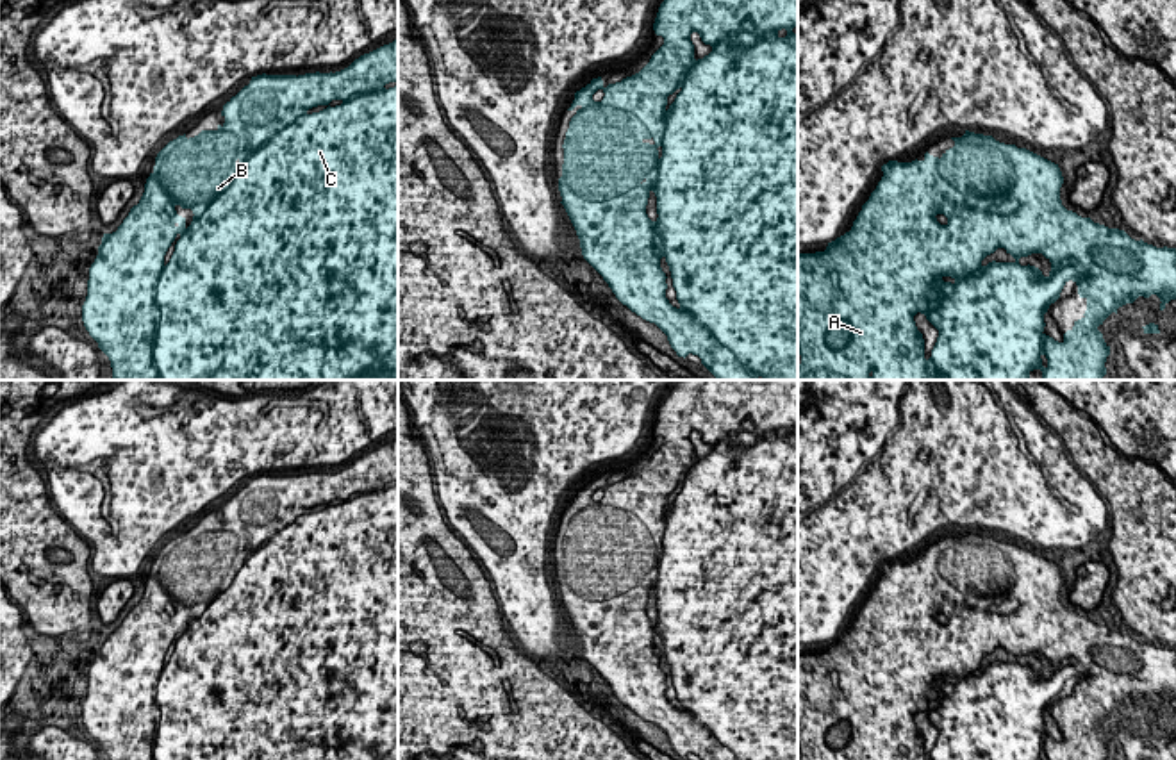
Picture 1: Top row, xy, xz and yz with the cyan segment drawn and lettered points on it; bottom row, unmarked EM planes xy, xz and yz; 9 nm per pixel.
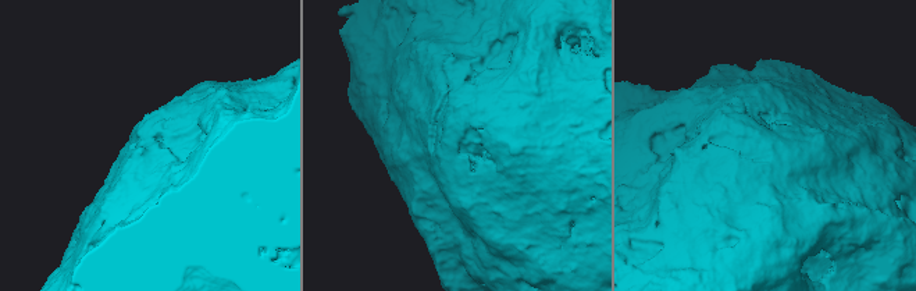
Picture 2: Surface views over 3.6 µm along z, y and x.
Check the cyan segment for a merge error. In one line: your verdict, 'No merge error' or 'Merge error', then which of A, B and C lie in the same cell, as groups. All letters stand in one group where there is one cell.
No merge error. Groups: A B C

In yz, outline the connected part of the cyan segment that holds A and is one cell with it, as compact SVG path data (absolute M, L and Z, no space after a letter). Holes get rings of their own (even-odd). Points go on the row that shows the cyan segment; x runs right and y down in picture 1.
M965 130L962 137L951 137L955 146L946 150L942 157L933 157L928 152L923 161L898 162L889 161L882 166L883 177L869 200L862 205L853 227L844 235L828 243L824 252L798 253L798 350L801 364L798 369L798 380L1030 380L1033 369L1042 371L1042 380L1101 380L1106 375L1106 357L1110 346L1105 343L1103 334L1097 330L1103 321L1117 309L1133 303L1139 296L1149 298L1156 294L1160 298L1160 310L1171 300L1176 300L1176 248L1156 248L1153 244L1131 239L1124 230L1108 228L1094 223L1090 218L1081 218L1072 211L1067 211L1060 200L1060 187L1064 184L1058 164L1015 145L1005 145L992 136L974 134ZM998 248L1005 248L1015 260L1014 262L989 262L981 260L994 253ZM1031 253L1042 253L1051 262L1048 277L1035 266L1021 266L1019 259ZM1072 280L1078 285L1080 298L1087 300L1087 310L1081 319L1074 321L1074 326L1064 334L1064 341L1058 343L1044 334L1044 314L1049 305L1060 298L1064 285ZM921 312L939 330L937 343L932 350L932 357L924 359L924 339L917 330L914 316Z

